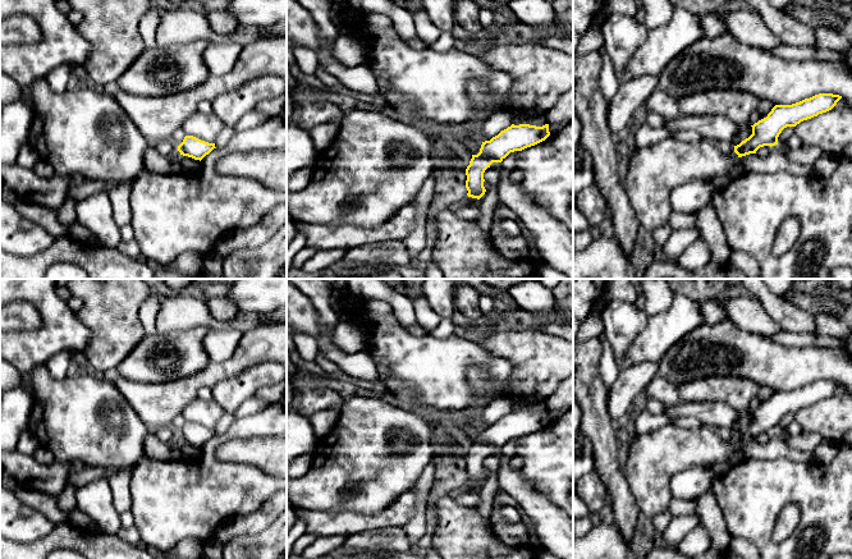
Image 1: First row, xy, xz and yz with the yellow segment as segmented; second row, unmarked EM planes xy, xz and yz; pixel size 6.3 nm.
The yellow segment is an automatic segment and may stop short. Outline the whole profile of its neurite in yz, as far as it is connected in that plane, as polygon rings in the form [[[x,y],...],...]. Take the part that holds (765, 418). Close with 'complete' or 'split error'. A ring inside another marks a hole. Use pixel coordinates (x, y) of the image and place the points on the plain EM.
[[[819,380],[792,391],[775,391],[766,404],[752,413],[752,421],[734,432],[738,444],[756,440],[760,434],[778,431],[778,423],[787,413],[796,413],[803,407],[832,397],[842,385],[839,381]]]; complete

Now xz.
[[[512,411],[490,427],[482,429],[480,439],[472,441],[469,452],[466,455],[467,482],[480,486],[485,481],[484,459],[493,449],[501,449],[510,439],[535,432],[549,422],[549,411],[542,413]]]; complete

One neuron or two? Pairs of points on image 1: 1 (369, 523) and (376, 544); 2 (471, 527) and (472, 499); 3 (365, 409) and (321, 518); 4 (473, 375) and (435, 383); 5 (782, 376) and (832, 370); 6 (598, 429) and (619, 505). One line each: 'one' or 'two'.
1: two
2: two
3: two
4: two
5: one
6: one

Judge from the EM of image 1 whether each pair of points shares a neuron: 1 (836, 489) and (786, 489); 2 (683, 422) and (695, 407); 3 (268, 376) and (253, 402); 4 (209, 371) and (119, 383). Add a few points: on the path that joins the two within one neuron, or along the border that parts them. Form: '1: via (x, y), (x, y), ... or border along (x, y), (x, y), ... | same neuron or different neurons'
1: via (823, 489), (798, 489) | same neuron
2: border along (664, 413), (669, 417), (696, 417), (702, 424) | different neurons
3: border along (255, 395), (246, 399), (233, 413) | different neurons
4: via (187, 389), (181, 393), (141, 393) | same neuron

